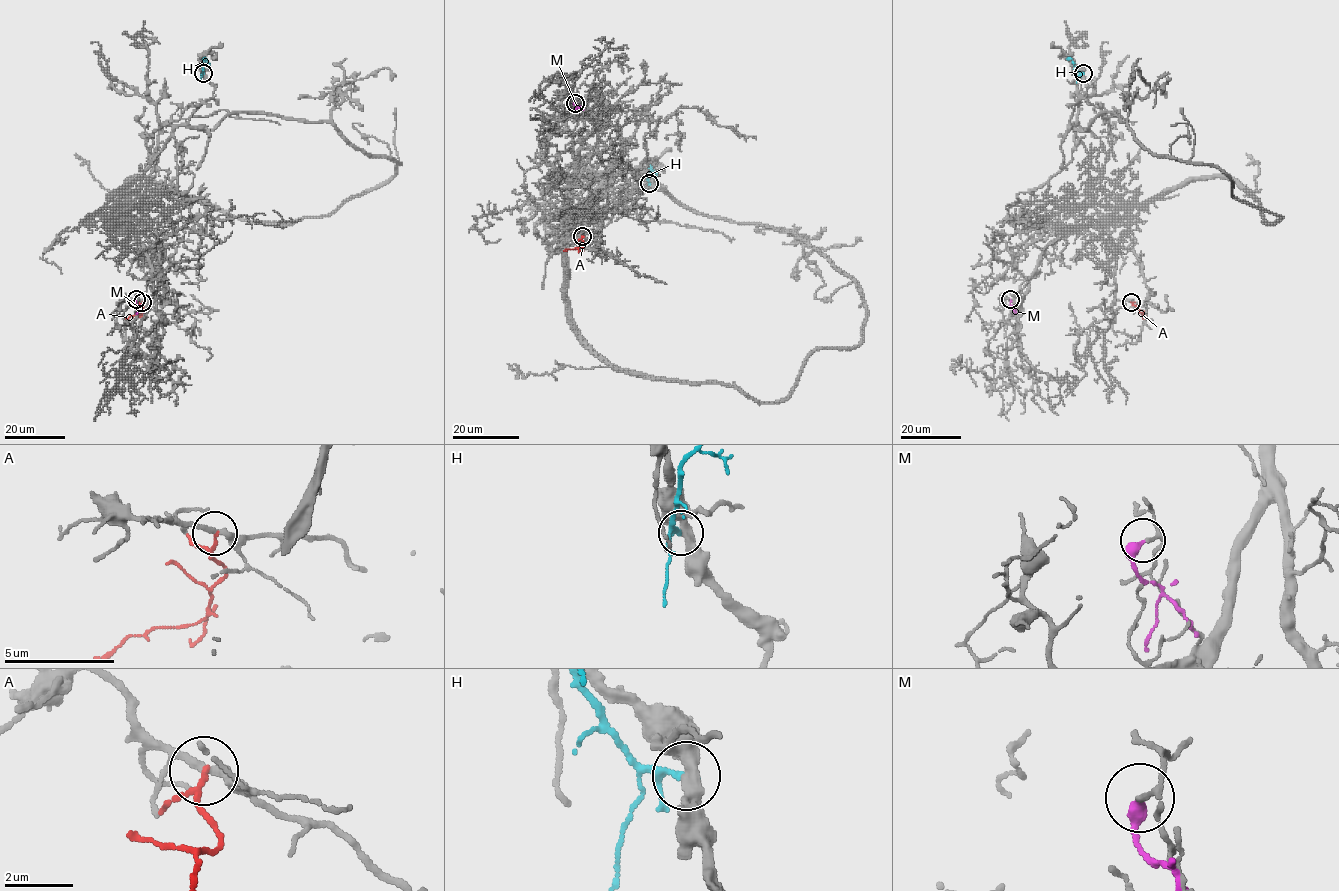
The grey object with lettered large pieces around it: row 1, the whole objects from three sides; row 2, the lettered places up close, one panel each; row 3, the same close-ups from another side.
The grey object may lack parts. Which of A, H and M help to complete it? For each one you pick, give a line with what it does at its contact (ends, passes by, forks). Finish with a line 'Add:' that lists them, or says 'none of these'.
Add: none of these

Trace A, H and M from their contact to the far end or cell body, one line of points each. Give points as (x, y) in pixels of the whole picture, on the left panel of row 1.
A: (142, 302), (140, 314), (126, 319)
H: (203, 73), (204, 58)
M: (136, 299), (135, 303), (144, 313)

